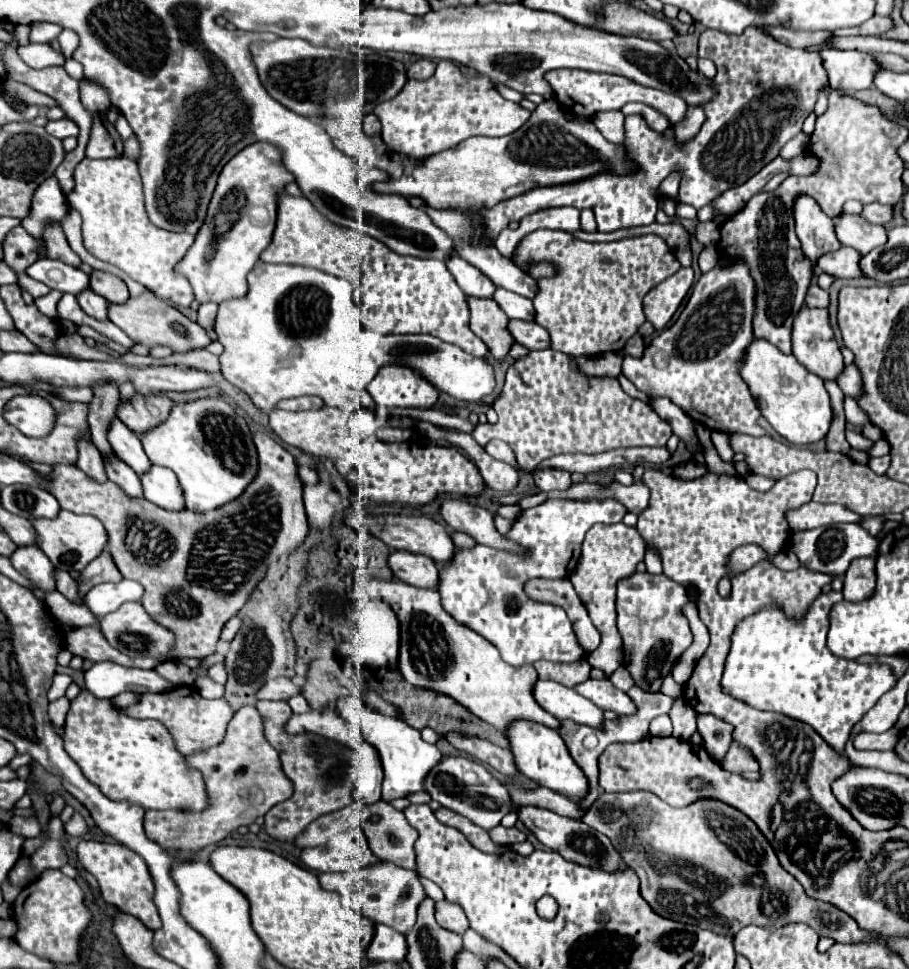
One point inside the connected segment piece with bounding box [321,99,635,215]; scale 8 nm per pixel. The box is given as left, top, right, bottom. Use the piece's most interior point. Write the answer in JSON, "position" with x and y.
{"position":[548,150]}

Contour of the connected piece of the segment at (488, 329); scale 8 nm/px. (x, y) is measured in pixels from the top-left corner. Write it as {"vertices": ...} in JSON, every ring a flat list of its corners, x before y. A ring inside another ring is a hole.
{"vertices":[[467,297,467,305,471,311,471,331,489,347,489,353,501,361,513,345,507,329,509,317,497,301,489,297]]}

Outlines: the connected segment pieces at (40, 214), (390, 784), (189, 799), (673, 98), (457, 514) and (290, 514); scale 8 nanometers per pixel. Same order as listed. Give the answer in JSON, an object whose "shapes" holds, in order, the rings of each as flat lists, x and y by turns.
{"shapes":[[[49,177,33,195,29,217,23,219,23,227,37,239,43,239,43,229,49,221,61,221,69,211,67,197,57,185,55,177]],[[349,695,349,697,341,697,335,701,337,713,349,721,349,717,353,717,353,709,359,713,359,729,363,733,365,743,373,745,379,751,381,763,383,763,383,801,391,801,391,799,399,799,399,797,407,797,413,791,423,791,423,781,427,777,427,773,441,761,441,751,423,741,421,733,417,729,411,729,411,725,407,725,401,717,391,717,391,715,383,715,371,707,367,707,359,697]],[[83,689,67,713,63,741,67,755,79,765,81,773,109,799,137,803,145,809,199,811,207,805,201,775,185,763,159,721,127,717,111,701,95,699]],[[555,69,555,71,547,73,545,79,551,83,551,87,557,95,557,101,561,103,561,109,565,113,581,113,581,115,593,117,599,111,621,109,629,101,641,101,641,103,647,103,647,105,659,109,675,125,677,121,681,121,685,117,685,111,687,111,687,103,683,101,683,97,679,97,675,93,665,93,665,91,659,91,659,89,639,85,631,79,621,77,621,75,609,75,609,73,603,75,603,73,579,71,579,69]],[[445,499,439,507,439,513,449,527,475,537,475,541,481,545,523,553,519,545,507,541,505,535,499,535,499,531,493,525,493,515,479,505,461,499]],[[265,431,253,433,253,441,257,445,257,455,259,455,259,473,255,475,255,481,251,481,251,485,247,485,247,489,235,501,229,501,227,505,221,505,219,509,211,509,207,513,195,513,191,509,181,509,181,511,159,509,155,503,147,499,127,497,123,489,119,489,119,485,111,481,105,481,105,483,93,481,77,465,53,465,53,471,43,475,43,477,51,477,51,493,57,497,61,509,93,515,105,525,107,549,117,569,121,571,125,579,133,579,143,585,145,593,143,593,141,605,145,607,145,611,151,615,153,621,157,621,159,625,163,625,175,635,173,649,167,657,133,659,133,657,123,657,123,653,111,647,99,627,79,627,65,637,67,639,65,647,73,655,79,655,81,659,89,659,93,663,113,661,125,667,155,669,163,661,175,661,183,657,209,657,215,653,215,645,219,641,219,633,223,625,231,617,235,617,235,613,245,605,255,585,265,577,267,567,273,561,277,561,281,555,293,551,299,543,303,543,309,531,305,509,303,509,303,497,301,497,303,483,297,475,295,457]]]}

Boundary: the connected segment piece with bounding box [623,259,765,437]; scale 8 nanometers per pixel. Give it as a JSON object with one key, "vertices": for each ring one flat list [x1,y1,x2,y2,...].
{"vertices":[[725,259,717,263,715,269,701,275,695,283,693,293,681,311,675,325,661,331,659,337,651,341,651,345,643,351,643,355,623,359,623,375,643,393,669,397,675,405,679,405,695,423,701,423,715,431,725,433,747,433,747,435,765,435,765,431,757,425,759,409,749,393,747,383,739,377,739,367,745,357,747,345,753,341,753,313,755,313,755,283,749,277,749,267,745,263,729,265]]}

